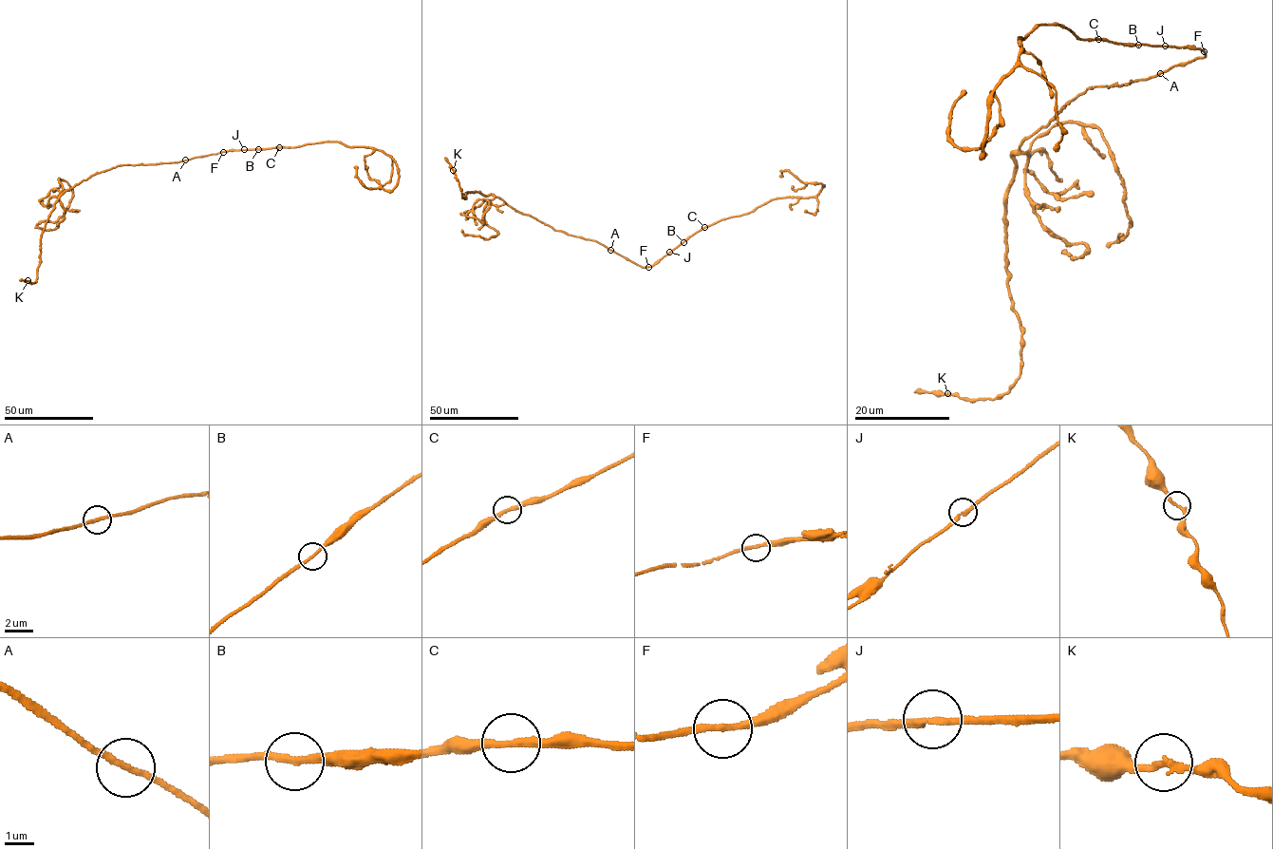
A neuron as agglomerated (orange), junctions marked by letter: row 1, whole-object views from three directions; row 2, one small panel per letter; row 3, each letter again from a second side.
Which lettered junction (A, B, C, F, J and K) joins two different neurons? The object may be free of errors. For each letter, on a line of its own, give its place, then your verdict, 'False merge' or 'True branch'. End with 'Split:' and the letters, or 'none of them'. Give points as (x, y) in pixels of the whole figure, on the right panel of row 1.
A: Place: (1160, 73). True branch
B: Place: (1138, 45). True branch
C: Place: (1098, 39). True branch
F: Place: (1204, 51). True branch
J: Place: (1165, 46). True branch
K: Place: (947, 393). True branch
Split: none of them

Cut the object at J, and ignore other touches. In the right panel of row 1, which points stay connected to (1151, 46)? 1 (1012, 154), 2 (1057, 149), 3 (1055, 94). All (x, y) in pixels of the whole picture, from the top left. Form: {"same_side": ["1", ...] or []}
{"same_side": ["2", "3"]}

